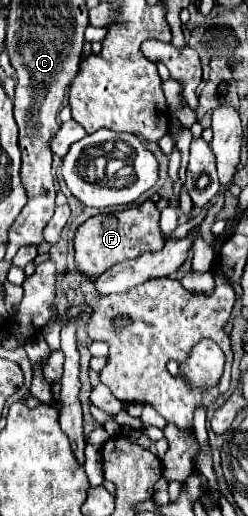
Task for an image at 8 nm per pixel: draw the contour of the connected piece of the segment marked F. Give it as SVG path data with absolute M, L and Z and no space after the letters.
M151 199L125 211L115 211L109 215L101 213L87 219L75 231L77 269L91 273L97 279L105 269L109 269L119 261L135 259L139 257L139 253L145 253L145 251L159 251L163 247L163 241L165 239L159 233L159 211Z

